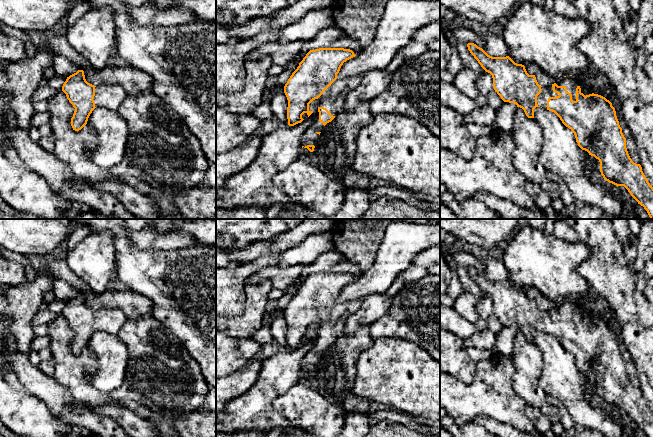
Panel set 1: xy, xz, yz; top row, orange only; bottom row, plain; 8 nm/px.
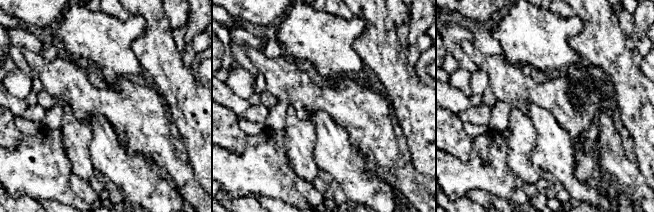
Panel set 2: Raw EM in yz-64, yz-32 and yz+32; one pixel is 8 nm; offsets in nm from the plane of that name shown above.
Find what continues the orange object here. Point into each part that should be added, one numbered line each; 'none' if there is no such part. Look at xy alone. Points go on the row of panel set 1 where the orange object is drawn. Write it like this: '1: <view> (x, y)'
1: xy (111, 96)

